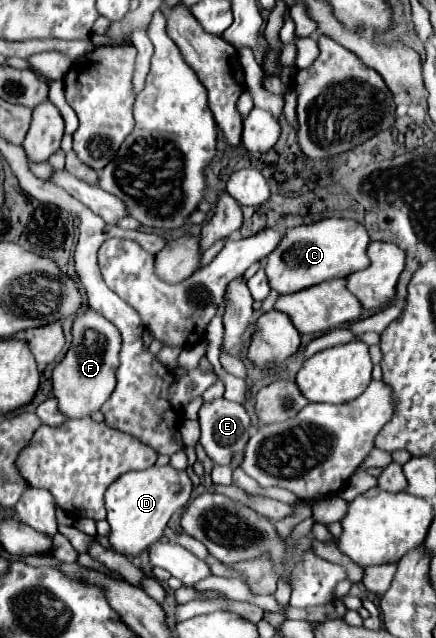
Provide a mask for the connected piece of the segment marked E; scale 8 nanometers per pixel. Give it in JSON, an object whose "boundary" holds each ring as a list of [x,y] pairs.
{"boundary":[[[218,399],[204,403],[200,409],[200,445],[214,465],[228,465],[236,451],[248,443],[250,417],[246,409],[234,401]]]}

